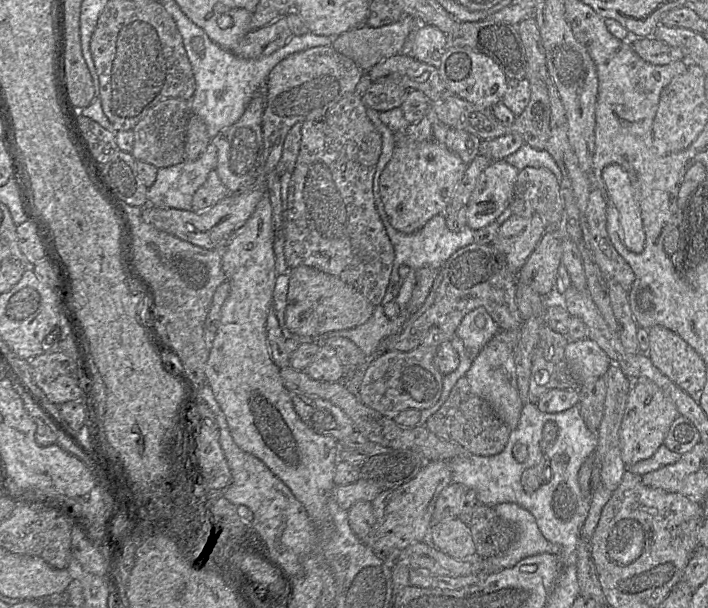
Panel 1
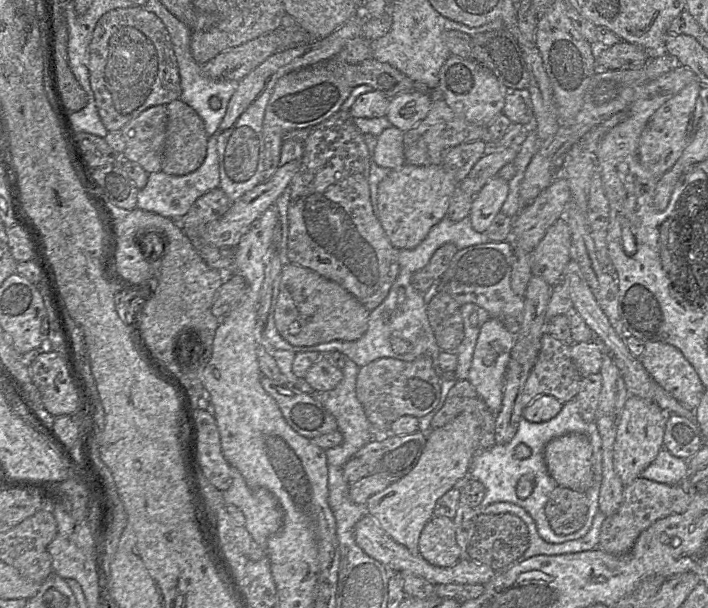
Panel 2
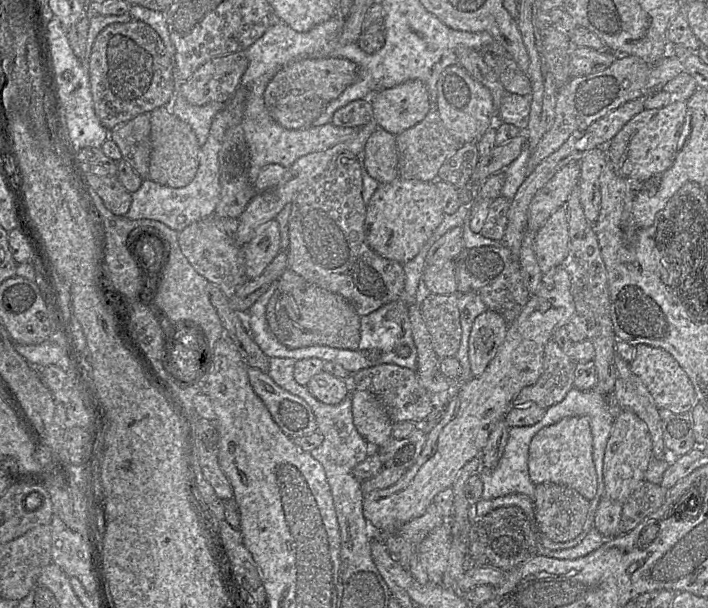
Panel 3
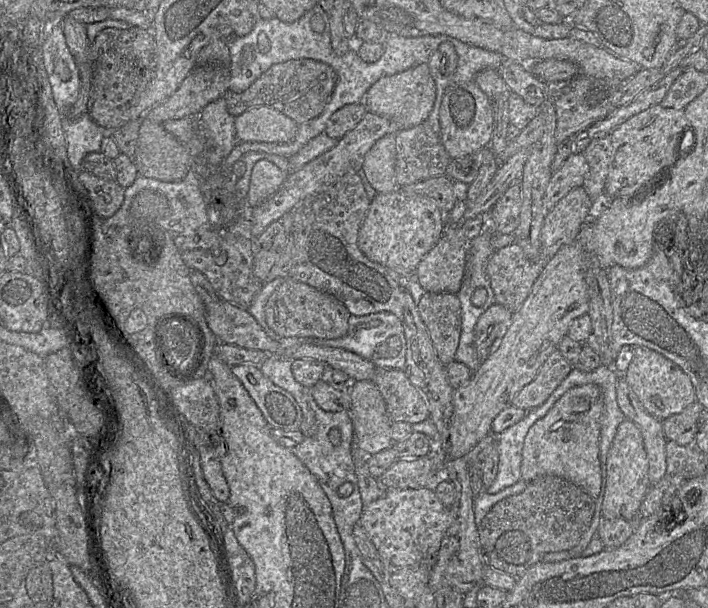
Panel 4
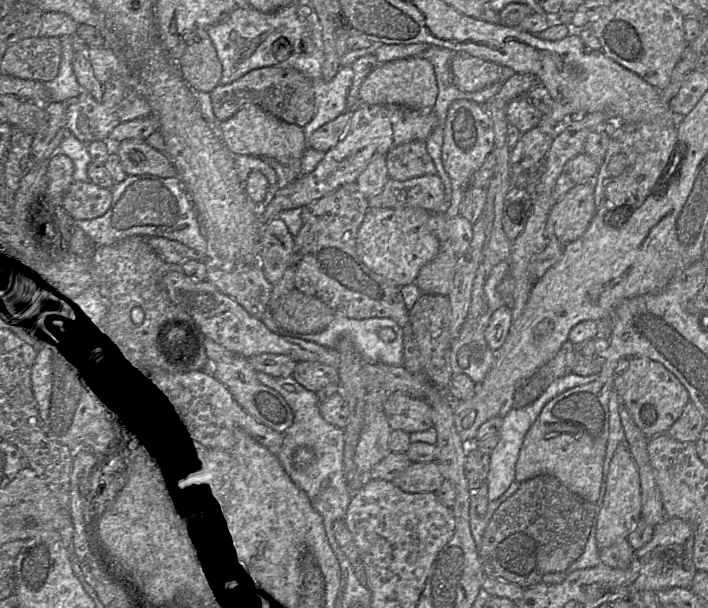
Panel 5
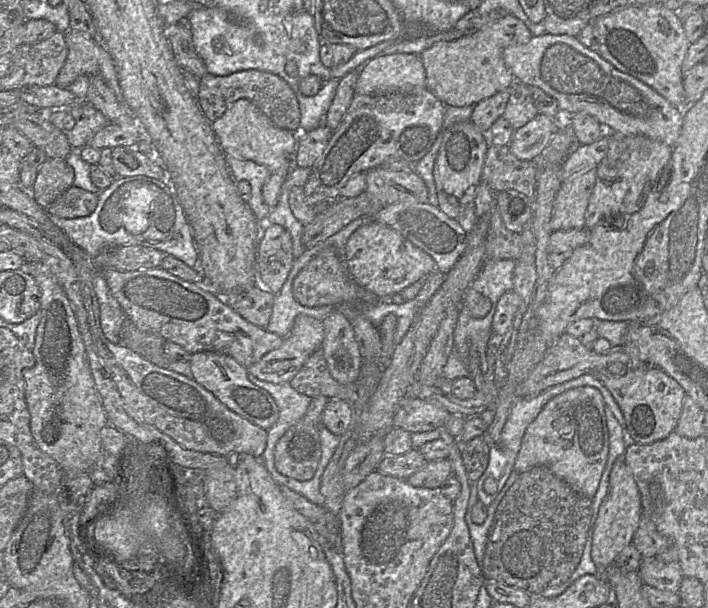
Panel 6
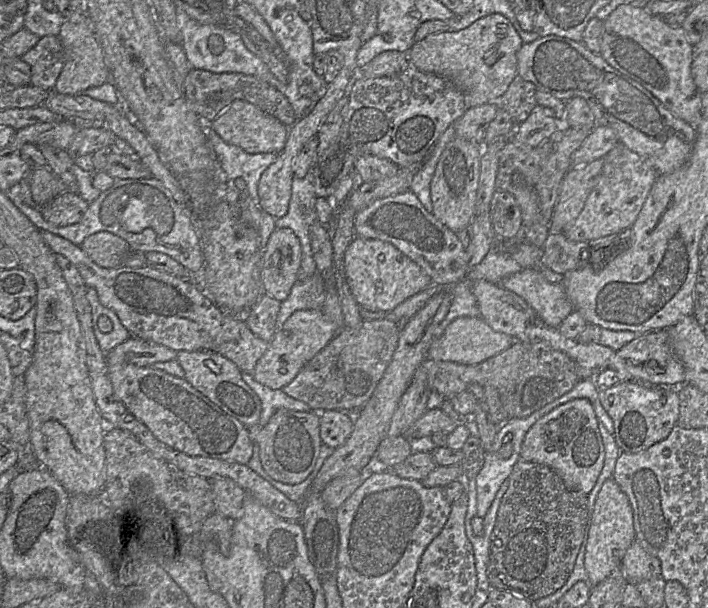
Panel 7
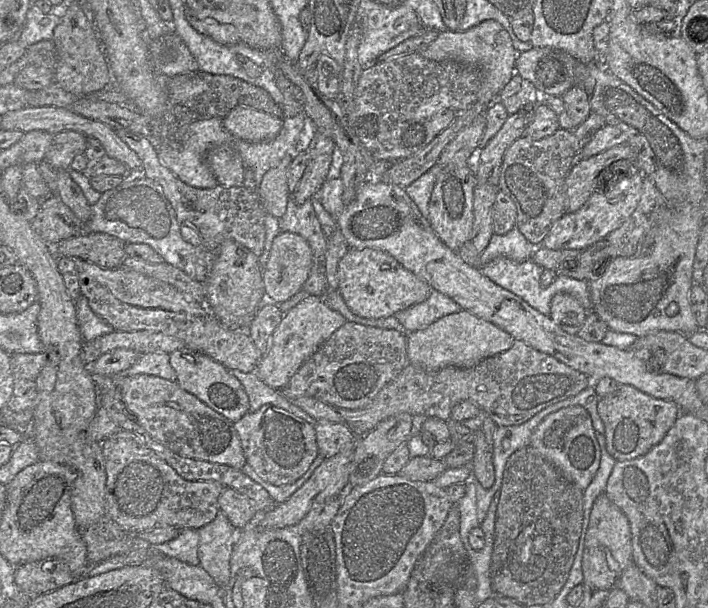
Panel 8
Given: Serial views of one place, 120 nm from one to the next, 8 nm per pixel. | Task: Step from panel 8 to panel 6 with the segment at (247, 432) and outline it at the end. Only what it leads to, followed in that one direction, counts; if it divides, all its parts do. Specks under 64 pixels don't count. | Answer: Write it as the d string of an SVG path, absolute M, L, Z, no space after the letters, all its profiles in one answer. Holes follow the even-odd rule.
M325 396L313 398L304 417L290 426L277 441L274 464L279 473L299 481L308 481L314 476L321 458L319 428L322 425L322 413L329 401Z

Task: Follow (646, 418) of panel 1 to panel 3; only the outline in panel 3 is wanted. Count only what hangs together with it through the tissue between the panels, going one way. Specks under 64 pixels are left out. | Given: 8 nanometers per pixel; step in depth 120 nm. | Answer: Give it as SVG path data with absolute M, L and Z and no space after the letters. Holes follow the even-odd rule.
M621 410L614 421L603 462L604 496L623 504L645 481L644 476L652 458L652 441L646 423L635 413Z

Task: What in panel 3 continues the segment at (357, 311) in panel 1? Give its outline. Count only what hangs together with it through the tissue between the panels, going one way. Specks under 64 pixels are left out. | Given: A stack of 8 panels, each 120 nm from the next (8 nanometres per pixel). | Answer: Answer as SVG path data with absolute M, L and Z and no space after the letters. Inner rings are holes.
M286 269L265 311L266 321L276 339L289 349L314 345L356 350L360 341L360 317L339 294L325 290Z

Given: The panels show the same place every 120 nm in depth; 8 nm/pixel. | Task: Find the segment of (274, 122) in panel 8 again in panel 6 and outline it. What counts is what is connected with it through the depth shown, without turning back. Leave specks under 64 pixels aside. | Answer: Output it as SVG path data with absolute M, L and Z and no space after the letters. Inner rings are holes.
M247 99L235 101L225 113L211 124L216 138L226 153L267 166L272 173L289 175L296 166L299 142L297 132L283 130L274 125L252 102Z

